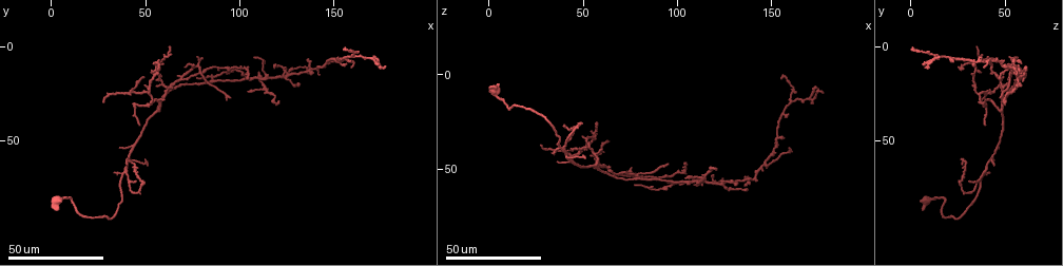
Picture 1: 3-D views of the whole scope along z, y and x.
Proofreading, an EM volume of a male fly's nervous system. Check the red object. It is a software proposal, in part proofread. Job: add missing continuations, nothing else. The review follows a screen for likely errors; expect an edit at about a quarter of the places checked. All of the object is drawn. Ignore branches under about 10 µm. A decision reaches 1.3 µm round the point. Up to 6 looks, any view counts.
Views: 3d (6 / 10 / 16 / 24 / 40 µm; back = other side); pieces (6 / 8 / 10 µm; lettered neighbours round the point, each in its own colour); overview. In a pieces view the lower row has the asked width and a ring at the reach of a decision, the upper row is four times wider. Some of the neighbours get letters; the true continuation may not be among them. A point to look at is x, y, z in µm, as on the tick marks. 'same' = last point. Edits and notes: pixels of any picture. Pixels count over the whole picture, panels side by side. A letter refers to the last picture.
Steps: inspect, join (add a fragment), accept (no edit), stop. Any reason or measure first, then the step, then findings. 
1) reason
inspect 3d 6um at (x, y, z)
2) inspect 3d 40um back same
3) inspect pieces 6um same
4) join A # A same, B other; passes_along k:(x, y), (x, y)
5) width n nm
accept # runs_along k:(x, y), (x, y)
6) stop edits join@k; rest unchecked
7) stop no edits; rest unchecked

free end
inspect 3d 24um at (163, 4, 9)

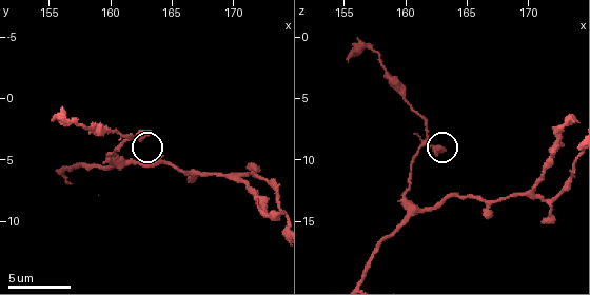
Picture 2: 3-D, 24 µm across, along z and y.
closer look
inspect 3d 6um at (163.2, 3.0, 9.2)

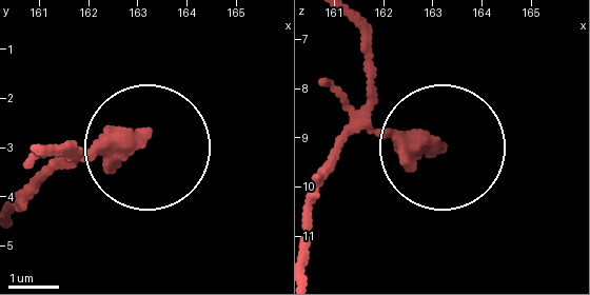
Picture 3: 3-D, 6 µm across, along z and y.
what lies round it
inspect pieces 8um at (163.05, 2.80, 9.15)

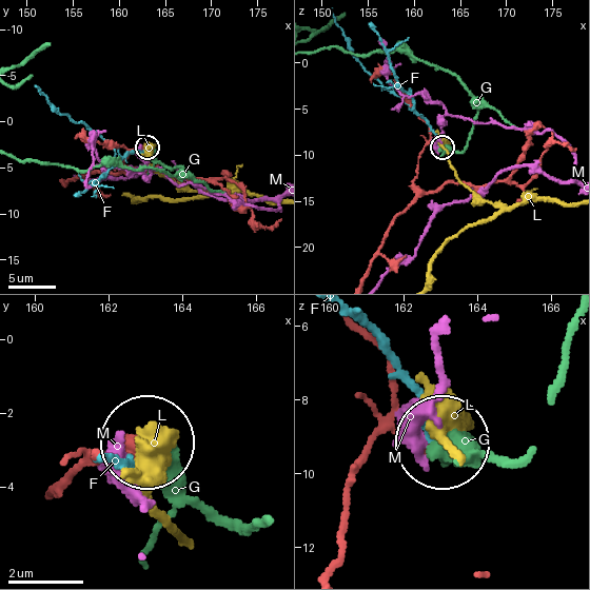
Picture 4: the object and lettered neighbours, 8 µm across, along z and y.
width 470 nm
accept # F other, G other, L other, M other; no lettered fragment goes on from it

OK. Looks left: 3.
branch stops here
inspect 3d 24um at (95, 27, 48)

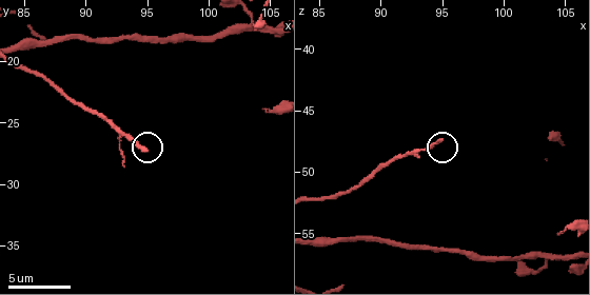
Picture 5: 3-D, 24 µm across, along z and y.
what lies round it
inspect pieces 10um at (94.8, 27.2, 47.4)

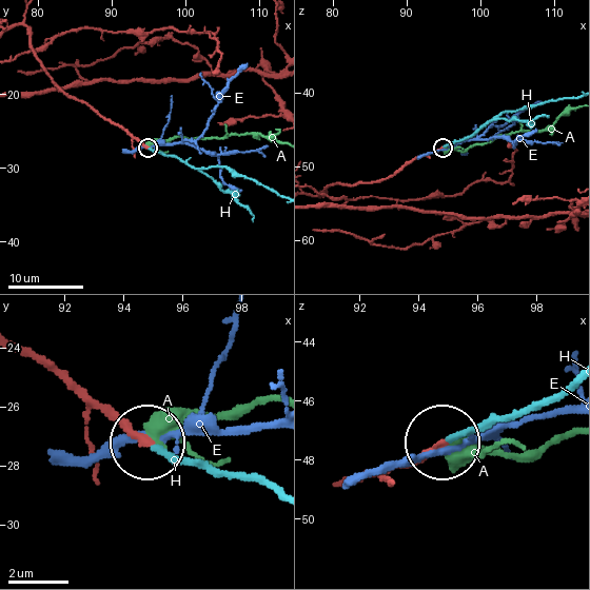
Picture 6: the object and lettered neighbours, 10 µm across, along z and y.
join H # A other, E other, H same; passes_along 6:(67, 371), (145, 441), (277, 485); it goes on there

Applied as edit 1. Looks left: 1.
stop edits join@6; rest unchecked

